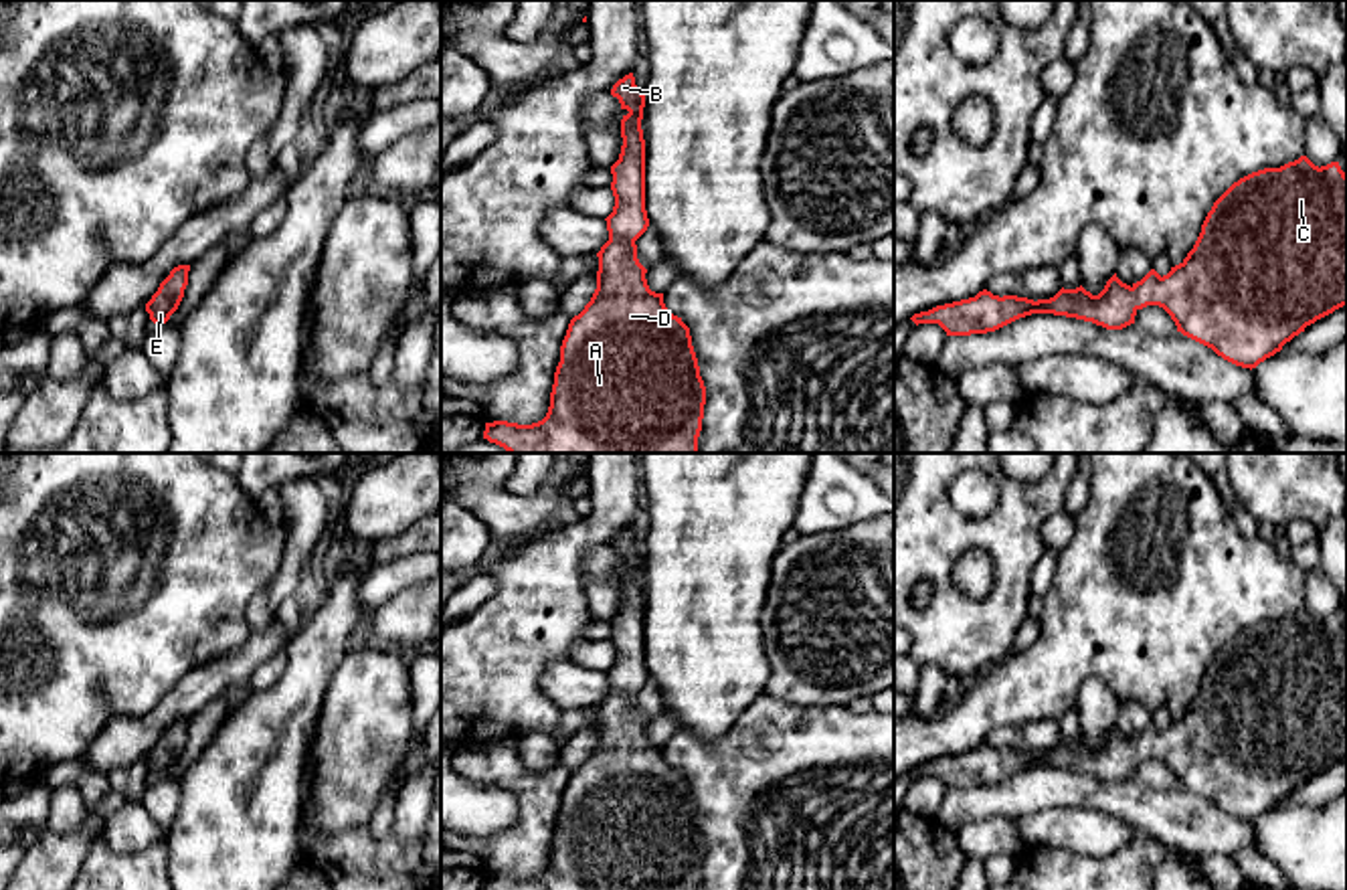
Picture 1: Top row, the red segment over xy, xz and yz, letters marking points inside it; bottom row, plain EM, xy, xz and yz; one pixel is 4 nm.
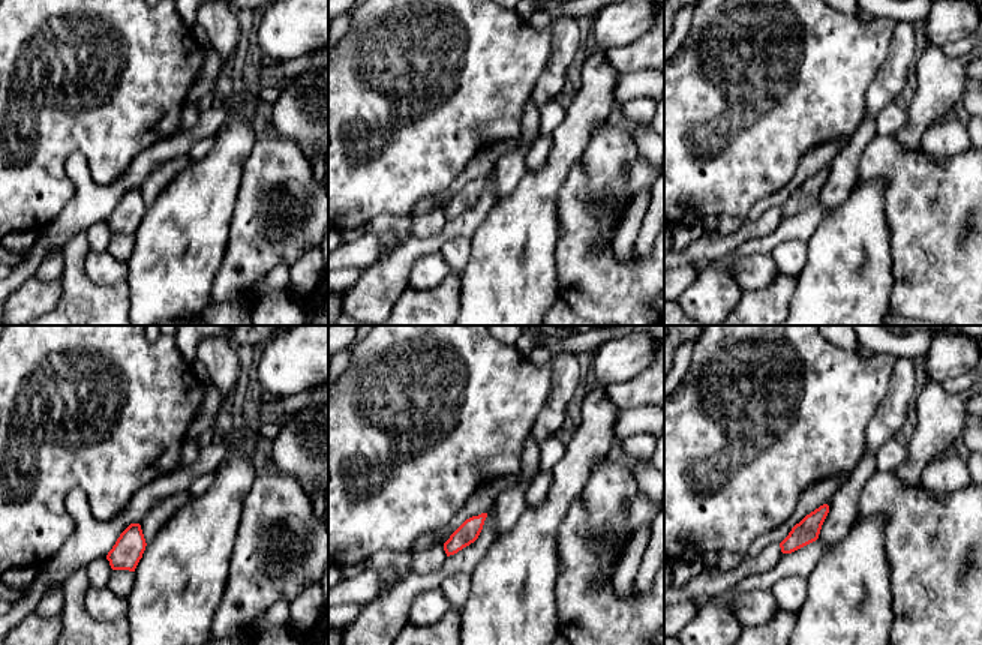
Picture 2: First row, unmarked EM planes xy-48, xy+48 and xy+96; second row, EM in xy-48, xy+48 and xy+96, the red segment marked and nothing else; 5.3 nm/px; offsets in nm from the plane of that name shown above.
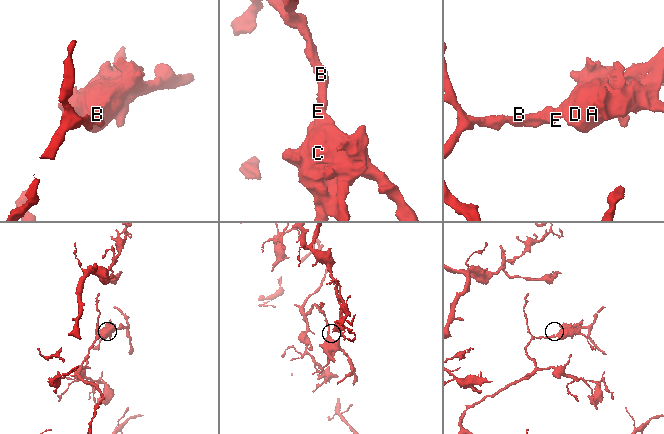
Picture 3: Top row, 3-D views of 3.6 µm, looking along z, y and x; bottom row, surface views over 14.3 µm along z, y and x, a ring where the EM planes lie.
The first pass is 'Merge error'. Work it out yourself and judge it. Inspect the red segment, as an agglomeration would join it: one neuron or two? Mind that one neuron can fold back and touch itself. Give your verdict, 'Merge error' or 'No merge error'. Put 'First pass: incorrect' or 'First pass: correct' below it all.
No merge error
First pass: incorrect

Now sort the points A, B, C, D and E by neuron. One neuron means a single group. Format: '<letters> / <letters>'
A B C D E

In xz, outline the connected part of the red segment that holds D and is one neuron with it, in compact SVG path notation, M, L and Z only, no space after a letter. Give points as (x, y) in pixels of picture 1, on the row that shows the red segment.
M633 73L619 79L611 95L629 113L621 119L619 160L611 166L615 206L605 218L609 241L597 253L597 289L568 324L546 417L532 425L485 423L483 439L508 453L698 453L706 386L690 328L665 307L663 293L649 289L647 269L637 259L635 241L649 227L641 129L645 95Z

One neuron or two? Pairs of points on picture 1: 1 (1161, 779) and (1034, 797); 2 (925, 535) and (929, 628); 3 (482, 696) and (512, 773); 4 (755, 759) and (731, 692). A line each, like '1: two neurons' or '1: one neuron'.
1: two neurons
2: one neuron
3: two neurons
4: two neurons

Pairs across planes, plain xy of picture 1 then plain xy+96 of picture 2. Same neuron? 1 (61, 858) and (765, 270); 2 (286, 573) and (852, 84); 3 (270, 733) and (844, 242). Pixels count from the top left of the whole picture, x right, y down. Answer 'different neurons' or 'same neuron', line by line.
1: different neurons
2: different neurons
3: same neuron

